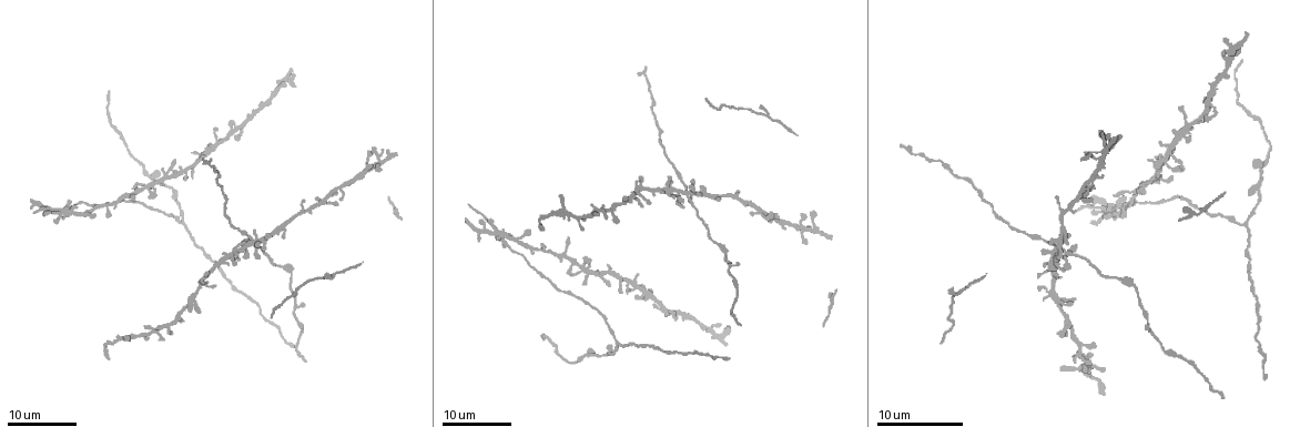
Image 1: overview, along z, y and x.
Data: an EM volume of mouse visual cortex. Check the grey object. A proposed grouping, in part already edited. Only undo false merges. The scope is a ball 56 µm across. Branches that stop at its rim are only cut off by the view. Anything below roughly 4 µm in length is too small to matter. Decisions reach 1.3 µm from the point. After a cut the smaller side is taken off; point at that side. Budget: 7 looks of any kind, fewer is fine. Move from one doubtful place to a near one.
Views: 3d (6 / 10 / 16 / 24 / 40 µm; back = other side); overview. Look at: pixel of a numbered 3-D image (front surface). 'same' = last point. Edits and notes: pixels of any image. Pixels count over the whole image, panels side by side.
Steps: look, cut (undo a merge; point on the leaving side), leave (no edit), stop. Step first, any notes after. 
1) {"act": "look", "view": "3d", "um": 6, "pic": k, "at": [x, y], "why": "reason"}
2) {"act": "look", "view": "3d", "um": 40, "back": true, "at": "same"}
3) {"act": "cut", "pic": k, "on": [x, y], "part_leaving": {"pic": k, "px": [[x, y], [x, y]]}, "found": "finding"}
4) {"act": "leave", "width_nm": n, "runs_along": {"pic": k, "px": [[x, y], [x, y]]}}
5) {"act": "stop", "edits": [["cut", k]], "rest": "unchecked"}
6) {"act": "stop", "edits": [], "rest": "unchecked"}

{"act": "look", "view": "3d", "um": 16, "pic": 1, "at": [295, 300], "why": "three arms meet"}

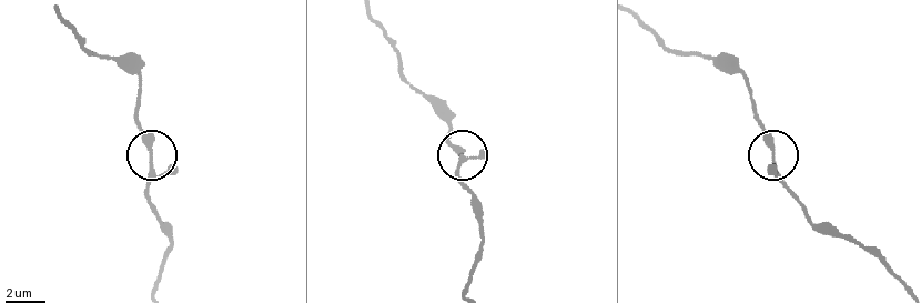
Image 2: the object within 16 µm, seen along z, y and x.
{"act": "look", "view": "3d", "um": 10, "pic": 2, "at": [776, 161], "why": "zoom in"}

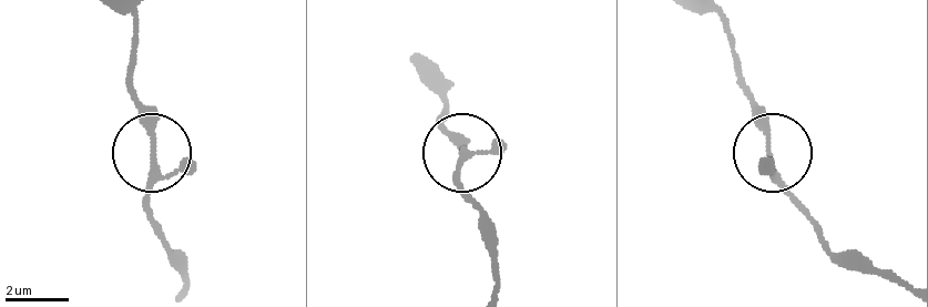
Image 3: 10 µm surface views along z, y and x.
{"act": "look", "view": "3d", "um": 6, "pic": 3, "at": [771, 150]}

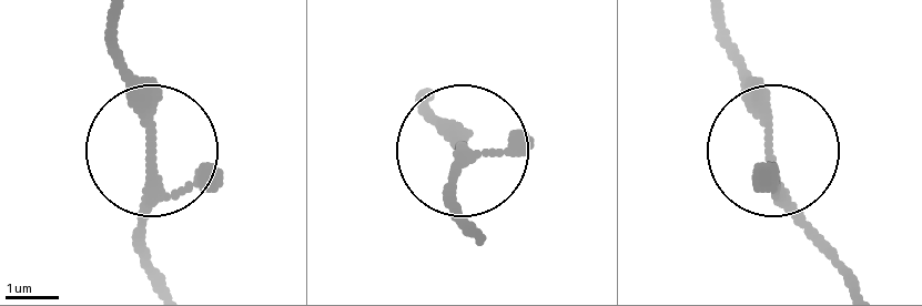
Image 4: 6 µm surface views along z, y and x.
{"act": "leave", "arms": 3, "found": "one neuron here"}

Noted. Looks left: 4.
{"act": "look", "view": "3d", "um": 16, "pic": 1, "at": [228, 256], "why": "four or more arms meet"}

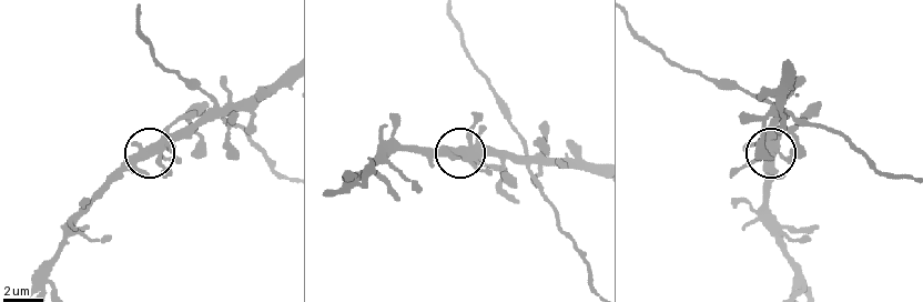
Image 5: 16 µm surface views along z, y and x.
{"act": "look", "view": "3d", "um": 10, "pic": 5, "at": [151, 153]}

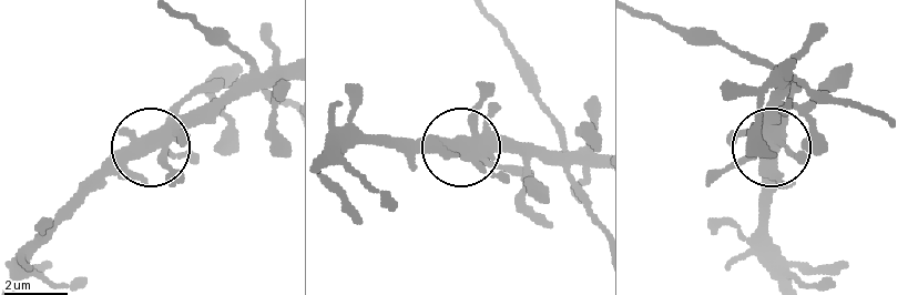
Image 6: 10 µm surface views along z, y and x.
{"act": "leave", "runs_along": {"pic": 6, "px": [[595, 213], [565, 173], [510, 149], [394, 149]]}, "found": "all the same neuron"}

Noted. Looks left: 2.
{"act": "look", "view": "3d", "um": 16, "pic": 1, "at": [256, 240], "why": "four or more arms meet"}

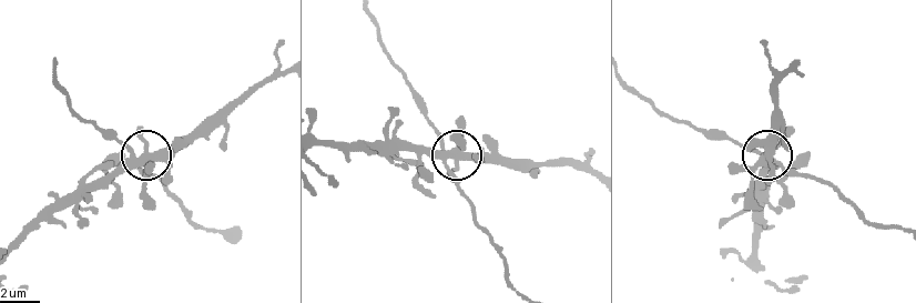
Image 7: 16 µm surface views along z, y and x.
{"act": "look", "view": "3d", "um": 6, "pic": 7, "at": [139, 157]}

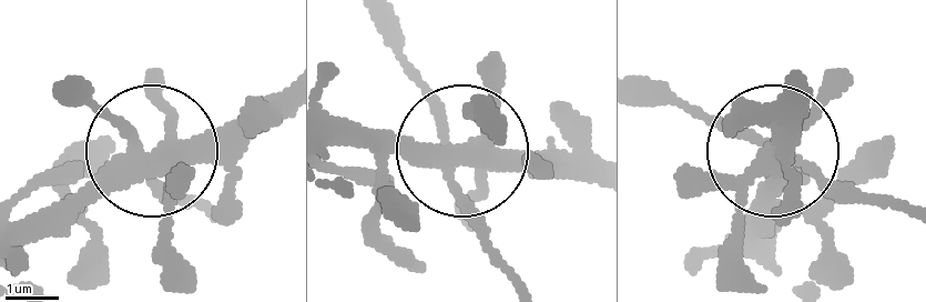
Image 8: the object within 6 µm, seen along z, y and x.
{"act": "leave", "runs_along": {"pic": 8, "px": [[522, 287], [456, 158], [359, 146]]}, "found": "all the same neuron"}

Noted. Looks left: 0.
{"act": "stop", "edits": [], "rest": "unchecked"}

